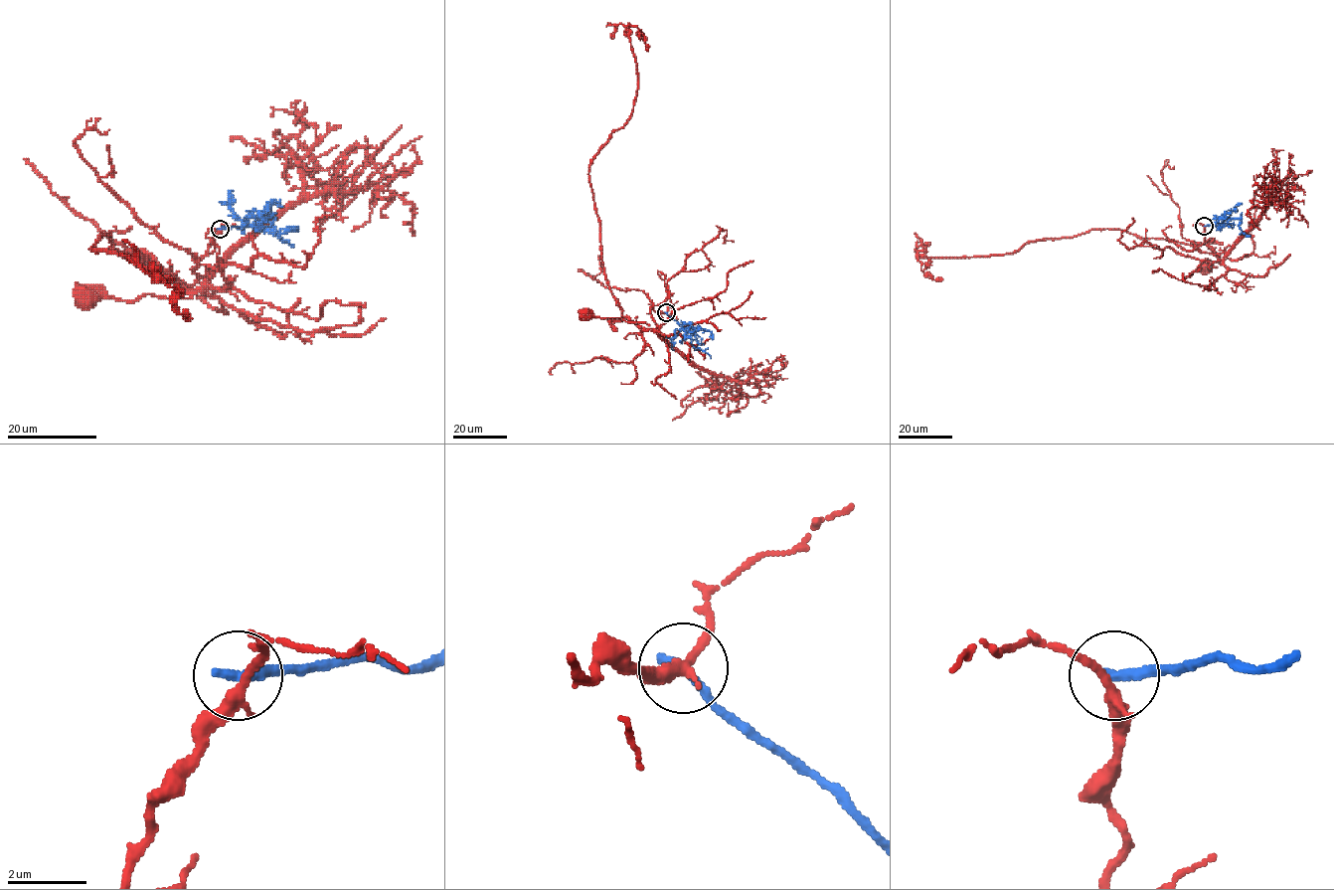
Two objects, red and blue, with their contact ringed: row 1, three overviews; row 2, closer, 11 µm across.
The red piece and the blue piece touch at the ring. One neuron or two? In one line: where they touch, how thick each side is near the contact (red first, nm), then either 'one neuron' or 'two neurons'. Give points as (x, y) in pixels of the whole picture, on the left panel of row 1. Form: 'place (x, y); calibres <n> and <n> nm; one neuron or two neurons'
place (220, 229); calibres 260 and 280 nm; two neurons

